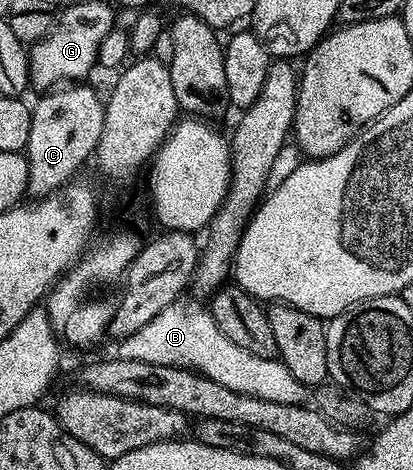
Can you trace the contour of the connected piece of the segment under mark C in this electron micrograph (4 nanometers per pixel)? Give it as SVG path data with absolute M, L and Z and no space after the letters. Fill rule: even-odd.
M68 83L45 92L37 105L31 106L28 158L28 193L33 198L45 197L63 185L69 184L76 173L95 154L102 139L104 126L103 96L99 97L88 83Z

